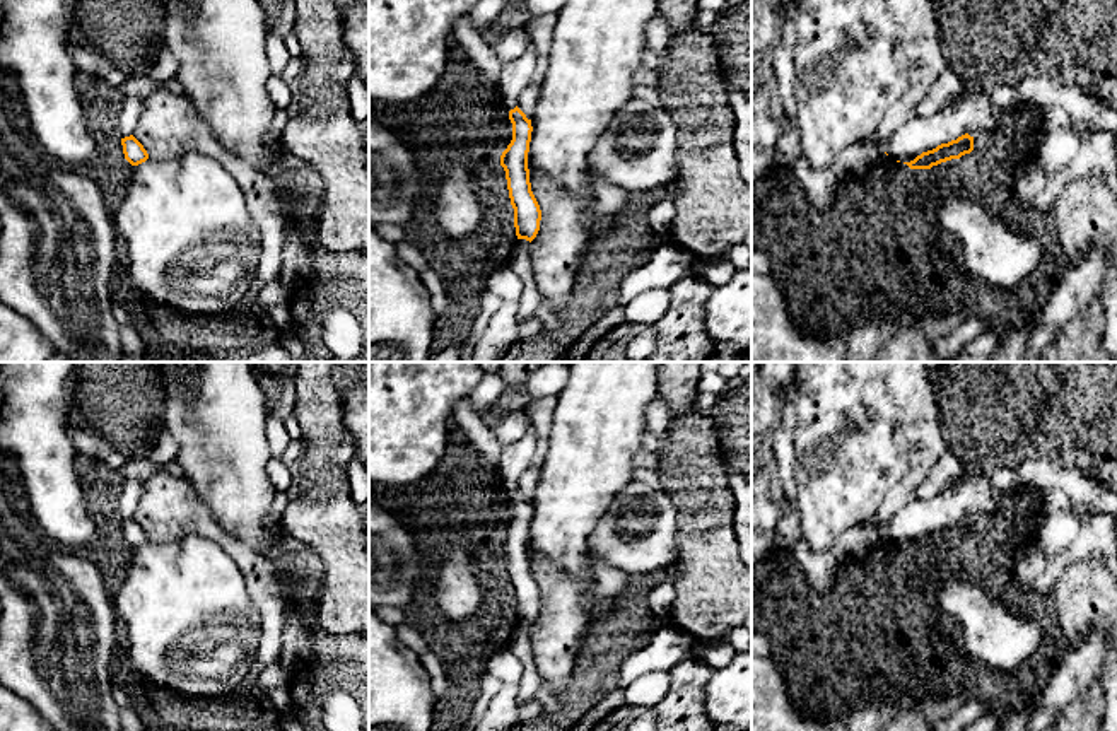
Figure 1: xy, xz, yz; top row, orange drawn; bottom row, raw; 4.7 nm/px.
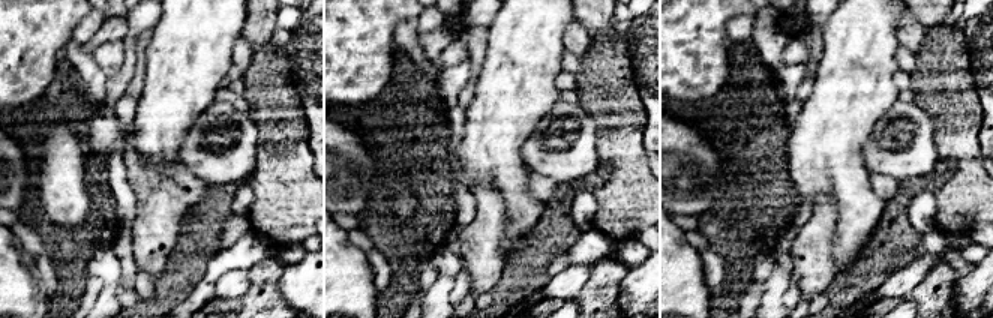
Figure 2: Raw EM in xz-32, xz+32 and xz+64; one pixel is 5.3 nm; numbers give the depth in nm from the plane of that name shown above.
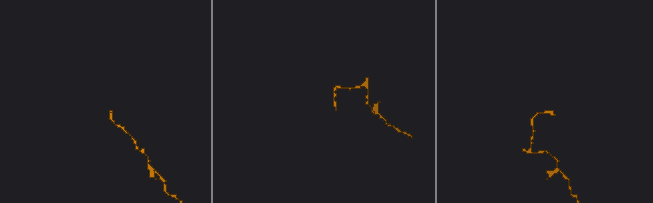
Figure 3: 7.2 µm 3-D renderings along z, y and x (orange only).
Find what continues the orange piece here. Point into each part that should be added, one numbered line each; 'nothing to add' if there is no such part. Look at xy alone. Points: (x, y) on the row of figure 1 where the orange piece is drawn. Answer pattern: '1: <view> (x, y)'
nothing to add

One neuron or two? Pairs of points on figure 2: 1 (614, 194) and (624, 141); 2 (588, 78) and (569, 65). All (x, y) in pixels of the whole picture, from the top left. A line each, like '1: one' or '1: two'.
1: one
2: two

